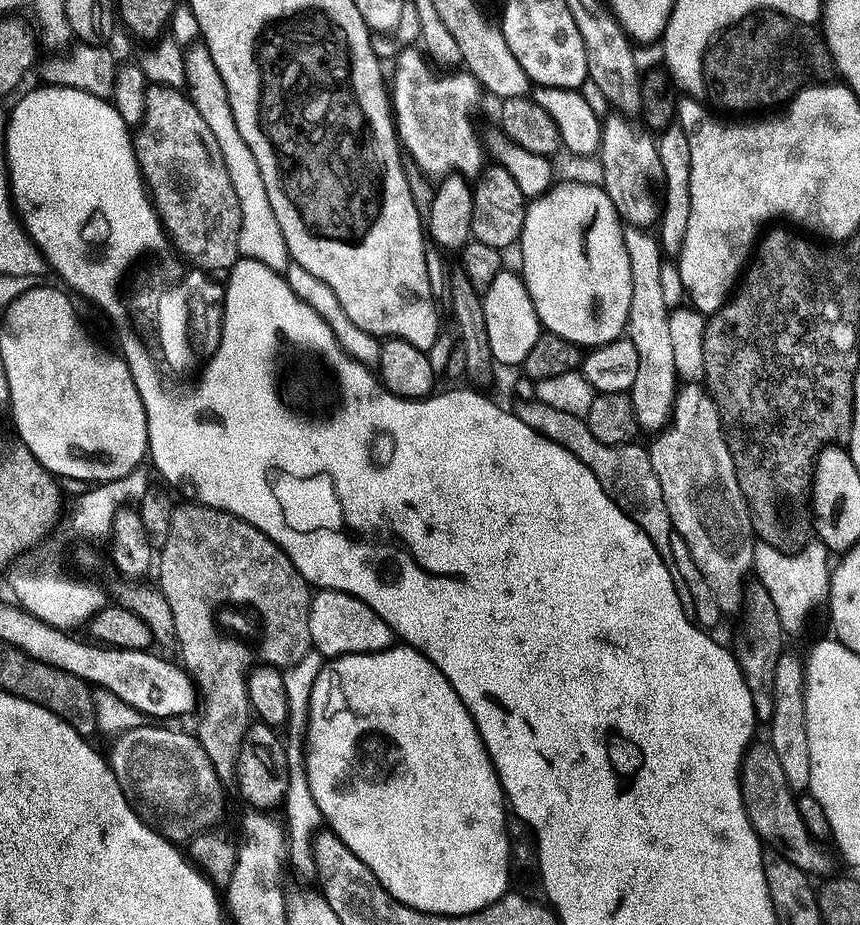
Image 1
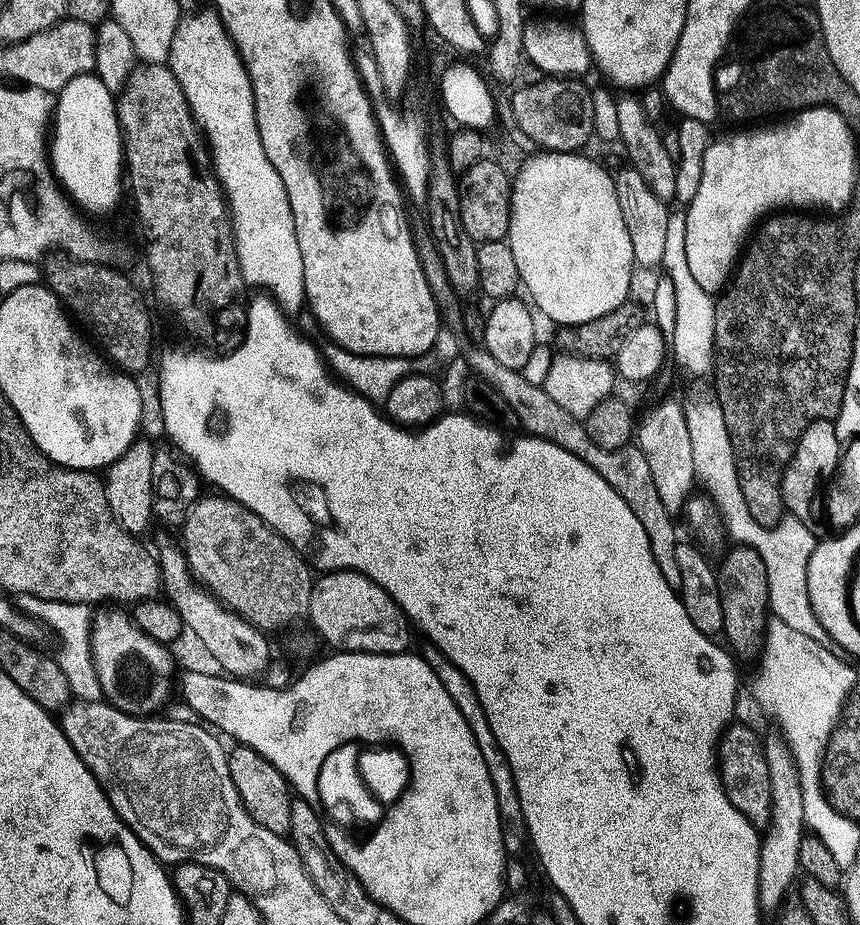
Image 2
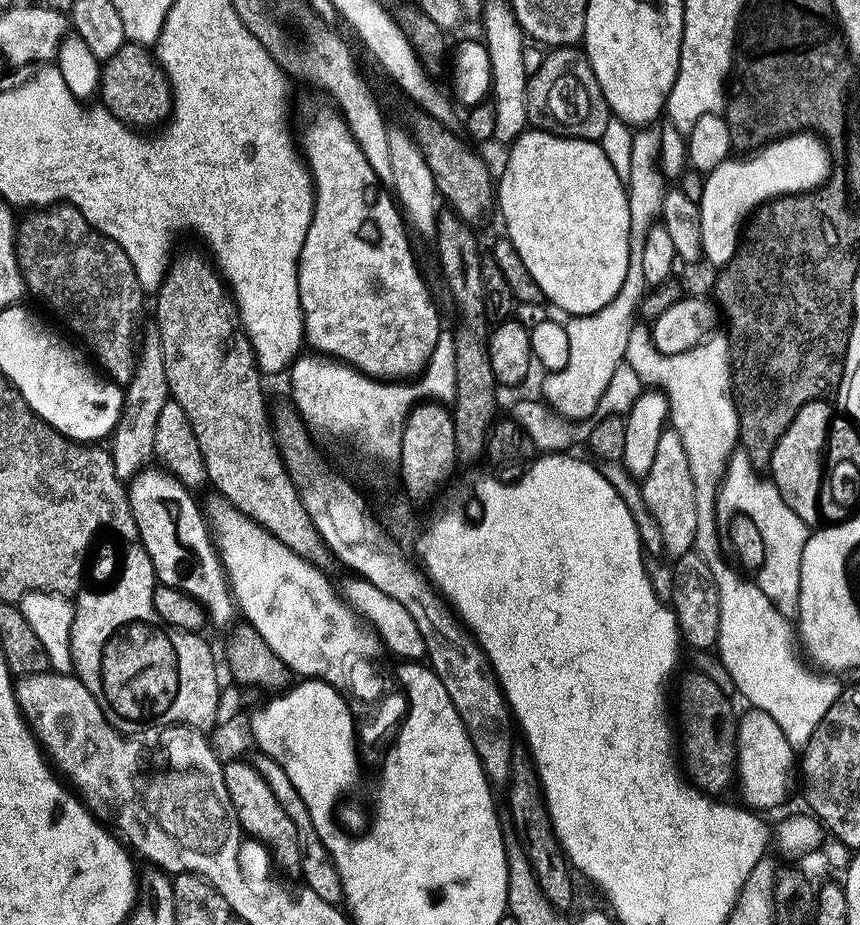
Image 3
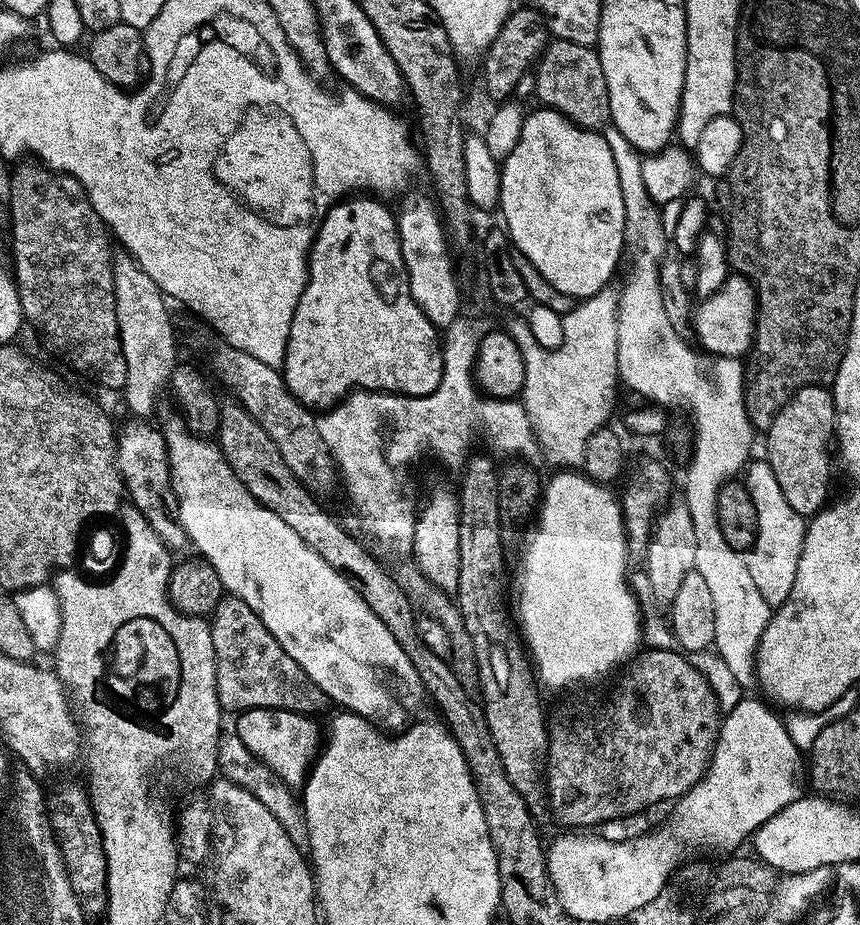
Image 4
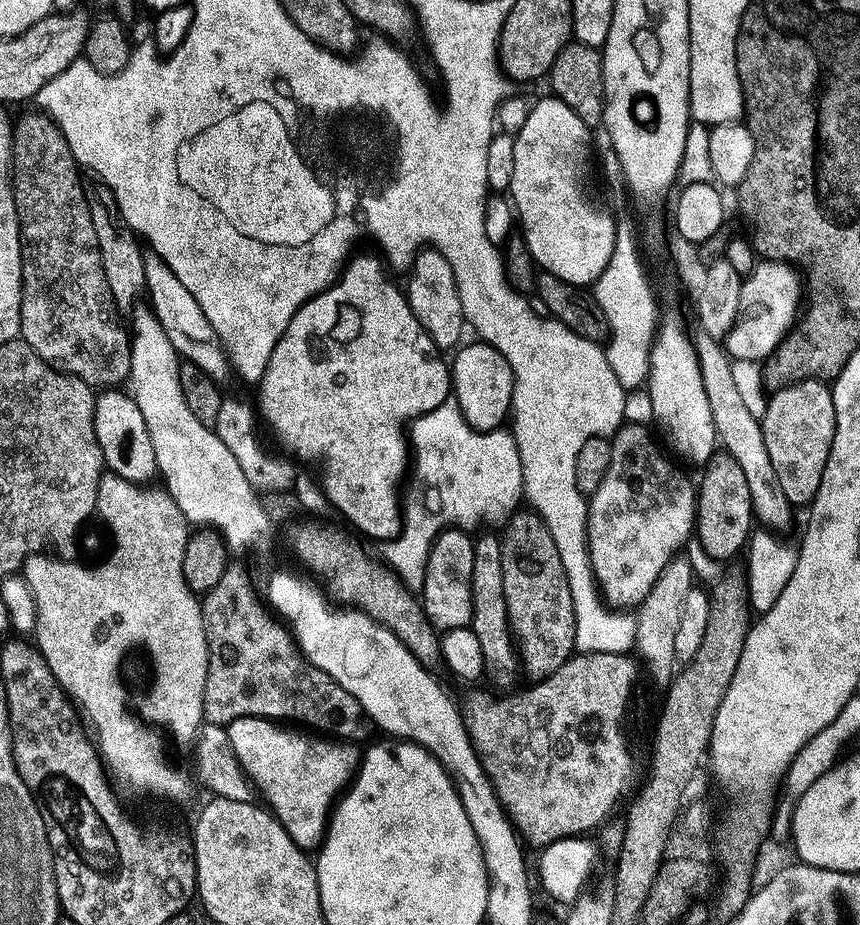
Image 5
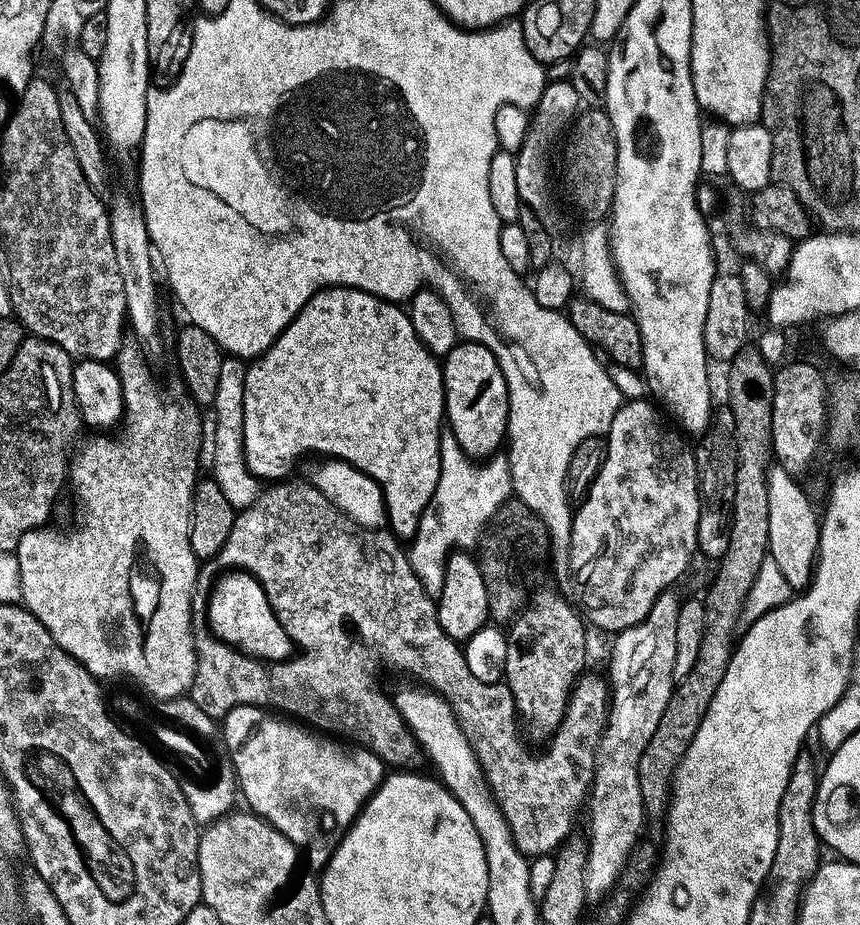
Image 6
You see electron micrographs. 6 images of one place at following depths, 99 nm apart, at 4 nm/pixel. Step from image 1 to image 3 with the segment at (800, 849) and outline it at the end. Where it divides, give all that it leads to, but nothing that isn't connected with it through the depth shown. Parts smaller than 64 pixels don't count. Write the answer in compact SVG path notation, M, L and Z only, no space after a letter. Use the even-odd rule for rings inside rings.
M688 676L680 684L680 708L684 711L684 732L682 728L682 760L686 772L697 788L706 794L724 794L728 787L738 780L736 763L736 730L738 712L732 709L728 696L708 676Z

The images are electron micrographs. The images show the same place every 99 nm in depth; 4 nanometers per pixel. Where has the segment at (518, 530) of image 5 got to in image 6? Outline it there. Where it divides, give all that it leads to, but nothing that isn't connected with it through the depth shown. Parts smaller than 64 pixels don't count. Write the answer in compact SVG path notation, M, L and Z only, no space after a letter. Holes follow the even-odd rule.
M552 588L533 591L524 611L512 621L506 632L508 649L504 680L514 694L523 731L543 742L551 741L563 726L572 689L587 669L584 667L588 664L589 629L585 617L574 604L573 608L562 593Z

